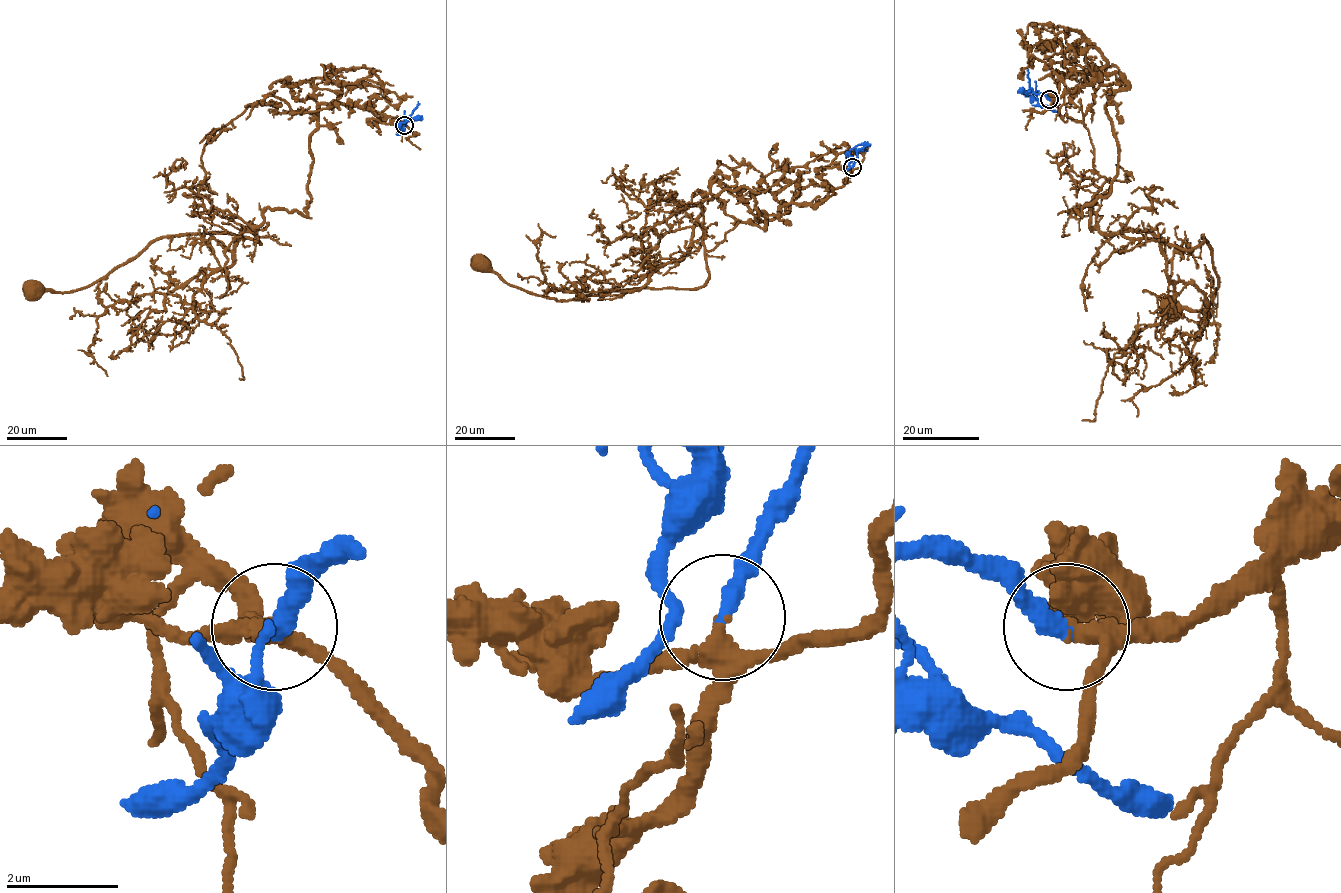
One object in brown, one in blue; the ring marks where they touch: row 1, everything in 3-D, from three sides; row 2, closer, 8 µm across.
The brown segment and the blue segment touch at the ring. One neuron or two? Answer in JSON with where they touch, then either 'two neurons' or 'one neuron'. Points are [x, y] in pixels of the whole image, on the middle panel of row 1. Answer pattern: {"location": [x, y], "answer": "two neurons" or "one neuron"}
{"location": [852, 167], "answer": "one neuron"}

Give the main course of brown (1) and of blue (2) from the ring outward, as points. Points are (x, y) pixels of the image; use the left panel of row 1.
1: (404, 125), (320, 104), (306, 215), (267, 208), (250, 231), (260, 244), (161, 237), (85, 287), (32, 290)
2: (404, 125), (415, 118), (402, 122), (402, 127), (404, 110)

